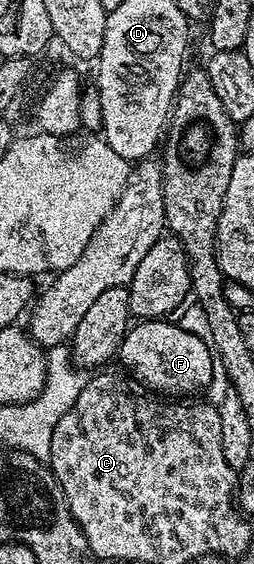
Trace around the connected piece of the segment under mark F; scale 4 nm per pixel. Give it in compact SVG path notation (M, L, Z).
M163 319L136 322L121 341L117 359L123 362L124 372L131 371L127 373L134 382L163 397L191 397L194 391L206 392L217 364L206 338L187 333L175 321Z

